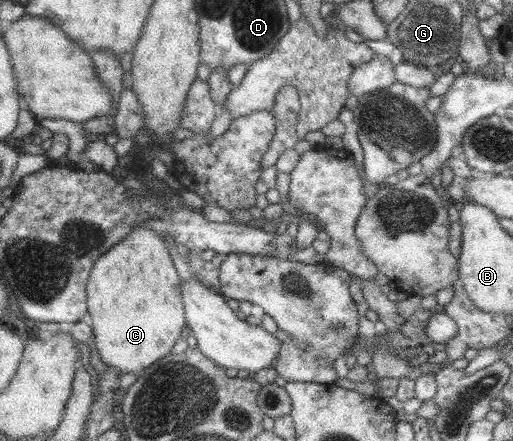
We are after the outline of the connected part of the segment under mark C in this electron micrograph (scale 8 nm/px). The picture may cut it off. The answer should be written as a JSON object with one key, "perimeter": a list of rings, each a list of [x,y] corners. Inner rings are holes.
{"perimeter":[[[137,227],[95,260],[86,284],[87,313],[91,316],[94,345],[101,361],[123,374],[140,375],[147,367],[171,354],[186,325],[182,303],[182,280],[174,267],[164,237],[151,229]]]}

